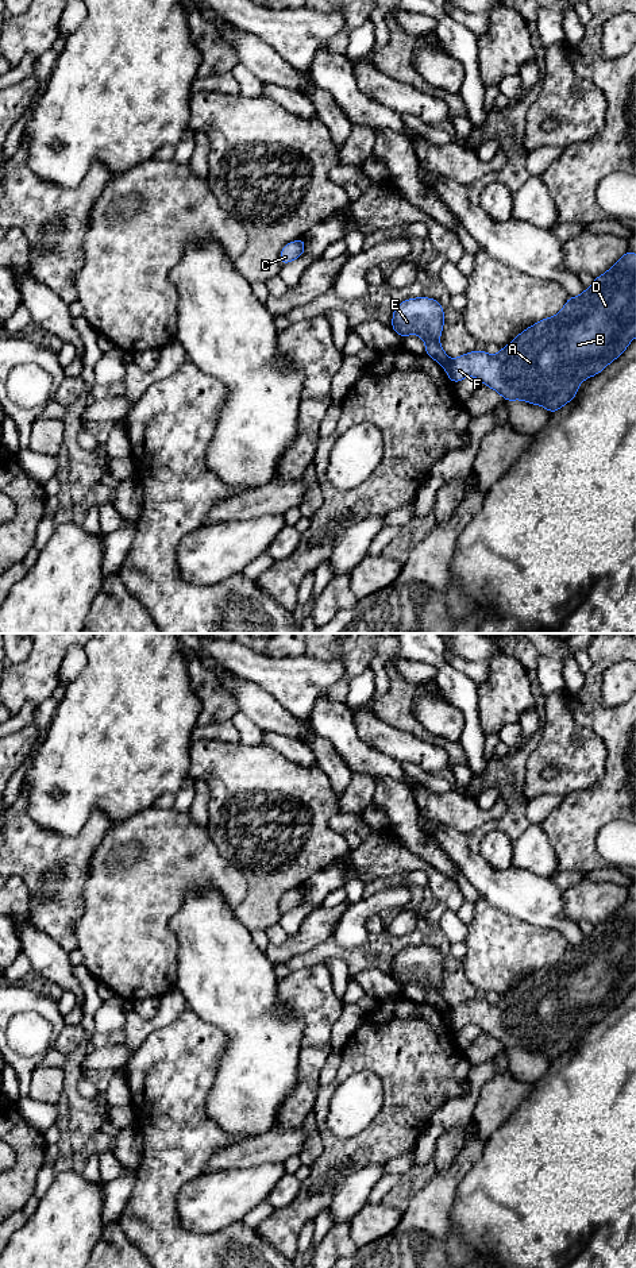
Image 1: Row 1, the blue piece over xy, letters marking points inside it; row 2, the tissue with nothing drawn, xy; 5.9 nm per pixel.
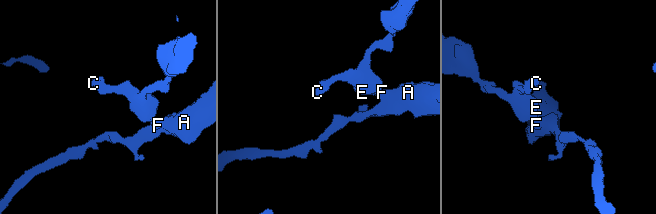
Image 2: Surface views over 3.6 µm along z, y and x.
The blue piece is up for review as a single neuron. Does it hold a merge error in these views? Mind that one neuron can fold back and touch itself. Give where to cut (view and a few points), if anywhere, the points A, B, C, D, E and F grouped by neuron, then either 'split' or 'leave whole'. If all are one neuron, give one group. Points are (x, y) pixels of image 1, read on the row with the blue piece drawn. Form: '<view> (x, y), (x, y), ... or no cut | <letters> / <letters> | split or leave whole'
xy (448, 359), (443, 365) | A B D F / C E | split

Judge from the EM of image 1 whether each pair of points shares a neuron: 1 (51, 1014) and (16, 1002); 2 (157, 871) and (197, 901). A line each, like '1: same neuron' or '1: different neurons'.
1: same neuron
2: different neurons

